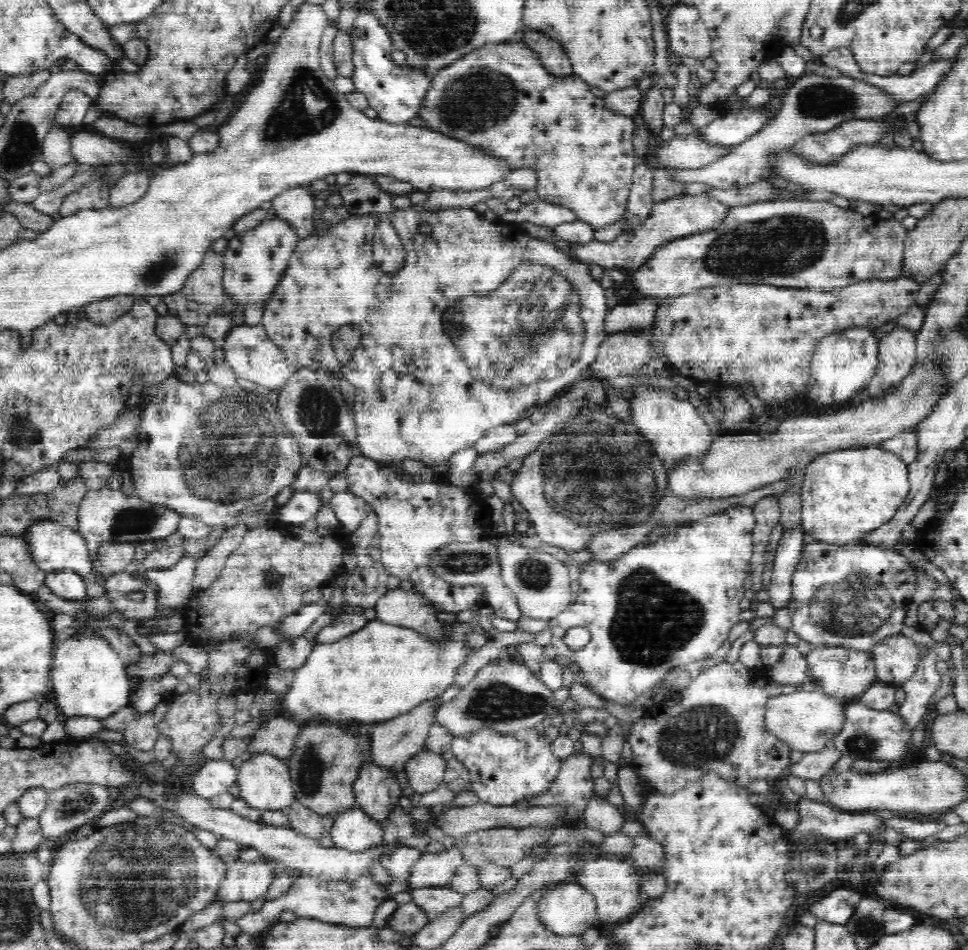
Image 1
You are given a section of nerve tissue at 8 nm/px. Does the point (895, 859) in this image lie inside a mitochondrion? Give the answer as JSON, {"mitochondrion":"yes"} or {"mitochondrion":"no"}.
{"mitochondrion":"no"}

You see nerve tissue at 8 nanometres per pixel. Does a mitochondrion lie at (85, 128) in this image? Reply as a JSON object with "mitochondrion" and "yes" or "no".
{"mitochondrion":"no"}

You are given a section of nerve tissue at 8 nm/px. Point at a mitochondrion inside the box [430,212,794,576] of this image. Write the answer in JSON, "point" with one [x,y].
{"point":[537,324]}

